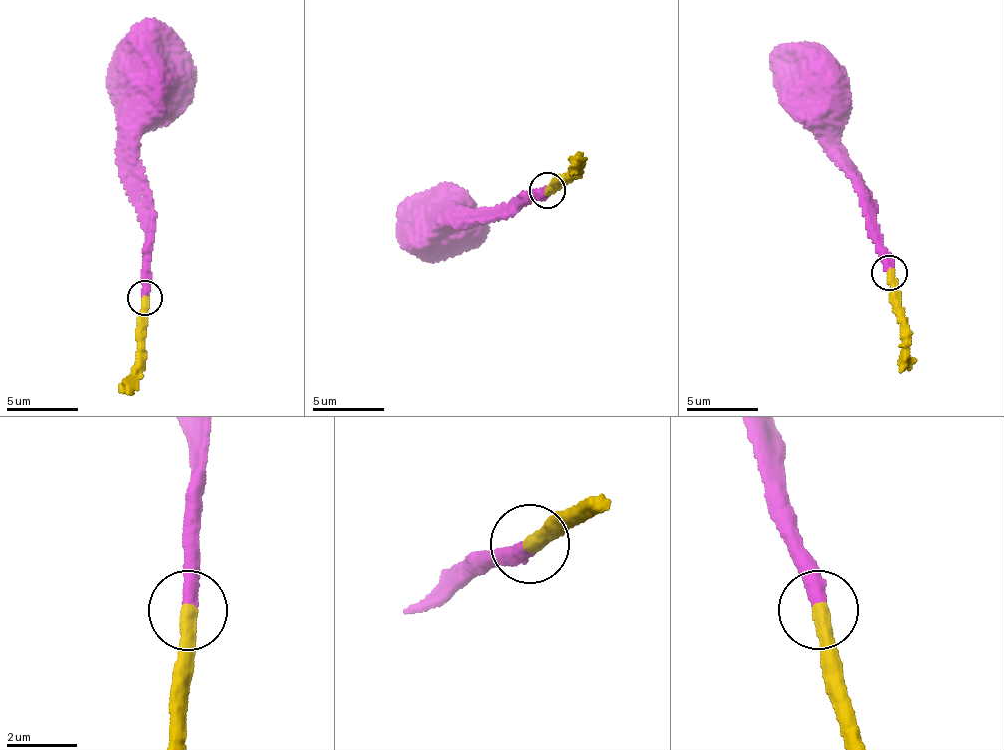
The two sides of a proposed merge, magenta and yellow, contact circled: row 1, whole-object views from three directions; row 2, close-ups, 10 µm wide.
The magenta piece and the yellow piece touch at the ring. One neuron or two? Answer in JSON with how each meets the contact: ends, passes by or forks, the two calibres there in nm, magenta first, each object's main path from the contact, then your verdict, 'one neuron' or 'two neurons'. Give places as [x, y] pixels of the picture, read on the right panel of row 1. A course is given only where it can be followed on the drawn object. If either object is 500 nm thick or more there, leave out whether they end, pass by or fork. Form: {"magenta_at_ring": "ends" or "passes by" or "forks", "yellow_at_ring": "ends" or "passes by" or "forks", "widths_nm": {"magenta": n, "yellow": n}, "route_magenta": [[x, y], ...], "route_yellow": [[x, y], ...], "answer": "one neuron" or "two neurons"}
{"magenta_at_ring": "ends", "yellow_at_ring": "ends", "widths_nm": {"magenta": 400, "yellow": 440}, "route_magenta": [[888, 270], [874, 202], [841, 147], [813, 111], [813, 87]], "route_yellow": [[888, 274], [901, 338], [900, 371]], "answer": "one neuron"}

